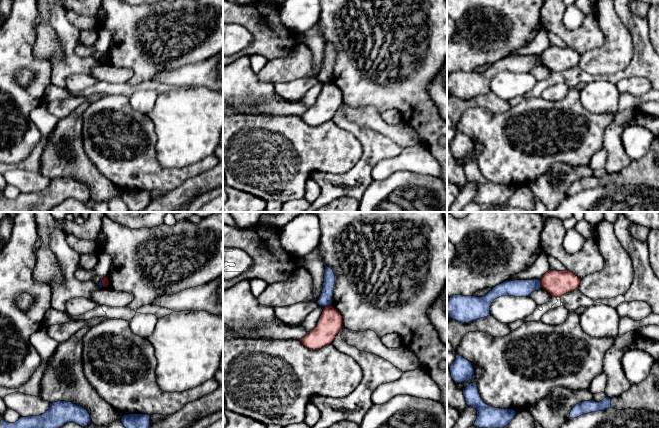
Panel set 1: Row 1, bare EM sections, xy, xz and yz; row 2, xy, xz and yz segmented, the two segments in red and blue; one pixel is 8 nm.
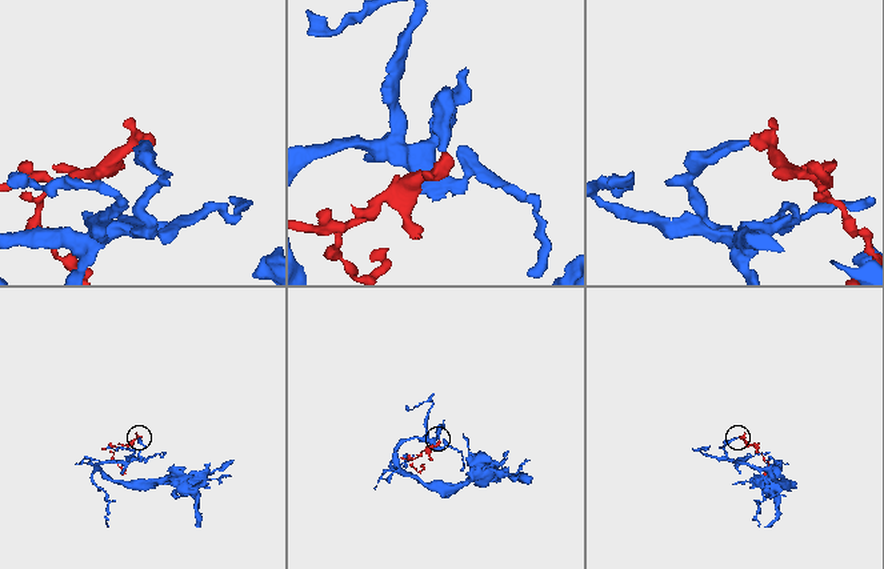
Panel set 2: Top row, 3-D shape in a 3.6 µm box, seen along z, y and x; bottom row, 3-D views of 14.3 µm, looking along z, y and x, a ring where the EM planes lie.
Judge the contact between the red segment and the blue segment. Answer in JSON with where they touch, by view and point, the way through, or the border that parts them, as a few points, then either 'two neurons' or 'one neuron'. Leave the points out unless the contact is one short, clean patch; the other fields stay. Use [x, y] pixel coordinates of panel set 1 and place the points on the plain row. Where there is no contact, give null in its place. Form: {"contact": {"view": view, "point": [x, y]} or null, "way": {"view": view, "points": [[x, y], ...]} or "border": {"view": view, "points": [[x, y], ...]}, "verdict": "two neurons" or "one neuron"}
{"contact": {"view": "xz", "point": [327, 82]}, "border": {"view": "xz", "points": [[331, 80], [324, 83]]}, "verdict": "two neurons"}

